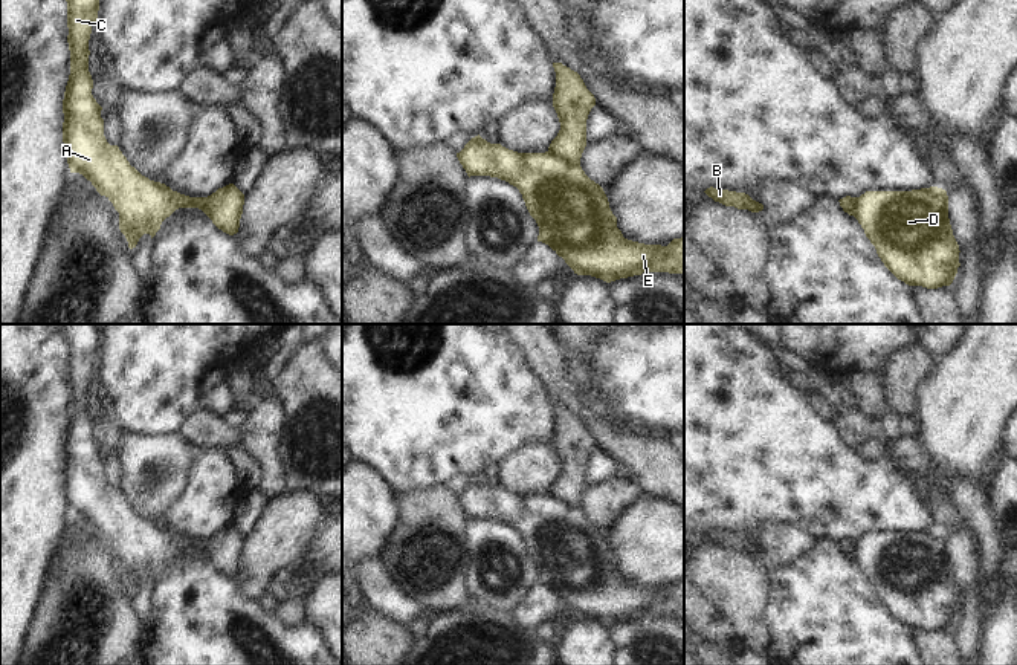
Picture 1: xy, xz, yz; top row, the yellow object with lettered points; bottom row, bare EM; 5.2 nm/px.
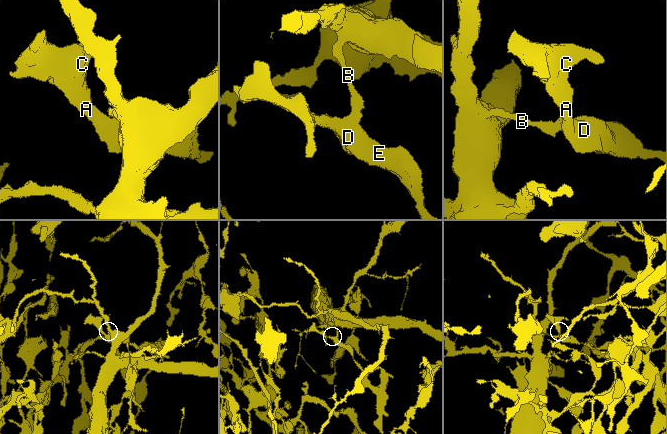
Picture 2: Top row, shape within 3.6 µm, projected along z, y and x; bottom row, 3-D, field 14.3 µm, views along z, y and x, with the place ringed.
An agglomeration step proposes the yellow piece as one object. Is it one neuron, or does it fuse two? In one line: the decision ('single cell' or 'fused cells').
fused cells

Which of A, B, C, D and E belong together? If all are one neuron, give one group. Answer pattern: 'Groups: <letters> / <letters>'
Groups: A C D E / B

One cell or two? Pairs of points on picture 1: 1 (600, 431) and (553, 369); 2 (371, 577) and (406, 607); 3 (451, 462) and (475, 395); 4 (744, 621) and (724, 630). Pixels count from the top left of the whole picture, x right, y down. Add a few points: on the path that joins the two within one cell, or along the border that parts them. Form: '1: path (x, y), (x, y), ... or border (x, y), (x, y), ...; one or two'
1: path (585, 416), (558, 384); one
2: path (380, 586), (397, 603); one
3: path (451, 445), (451, 419), (458, 411); one
4: border (709, 601), (733, 624), (741, 648); two

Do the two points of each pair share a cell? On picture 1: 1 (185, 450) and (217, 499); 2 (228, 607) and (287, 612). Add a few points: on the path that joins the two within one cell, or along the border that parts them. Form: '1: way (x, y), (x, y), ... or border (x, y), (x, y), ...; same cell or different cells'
1: border (197, 447), (191, 456), (187, 483), (179, 493); different cells
2: border (272, 612), (286, 624), (298, 624), (304, 619); different cells

